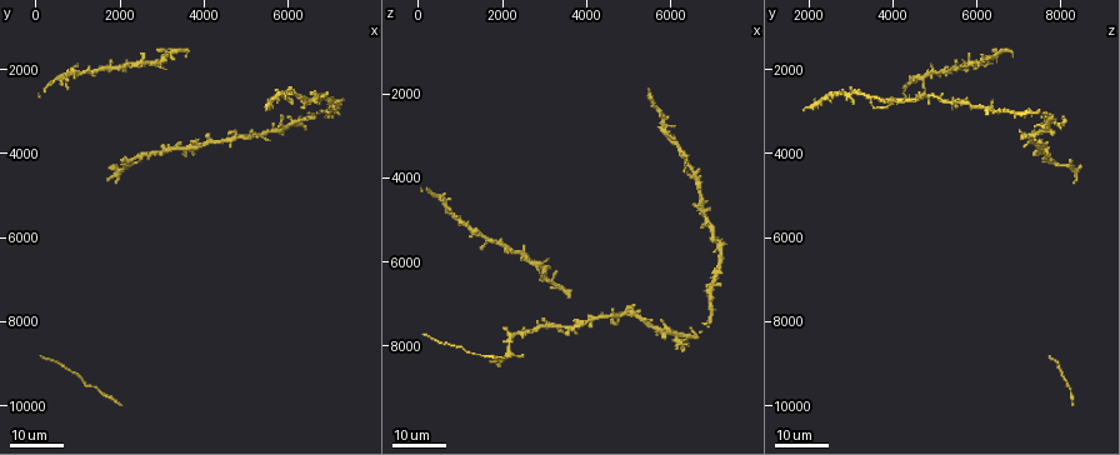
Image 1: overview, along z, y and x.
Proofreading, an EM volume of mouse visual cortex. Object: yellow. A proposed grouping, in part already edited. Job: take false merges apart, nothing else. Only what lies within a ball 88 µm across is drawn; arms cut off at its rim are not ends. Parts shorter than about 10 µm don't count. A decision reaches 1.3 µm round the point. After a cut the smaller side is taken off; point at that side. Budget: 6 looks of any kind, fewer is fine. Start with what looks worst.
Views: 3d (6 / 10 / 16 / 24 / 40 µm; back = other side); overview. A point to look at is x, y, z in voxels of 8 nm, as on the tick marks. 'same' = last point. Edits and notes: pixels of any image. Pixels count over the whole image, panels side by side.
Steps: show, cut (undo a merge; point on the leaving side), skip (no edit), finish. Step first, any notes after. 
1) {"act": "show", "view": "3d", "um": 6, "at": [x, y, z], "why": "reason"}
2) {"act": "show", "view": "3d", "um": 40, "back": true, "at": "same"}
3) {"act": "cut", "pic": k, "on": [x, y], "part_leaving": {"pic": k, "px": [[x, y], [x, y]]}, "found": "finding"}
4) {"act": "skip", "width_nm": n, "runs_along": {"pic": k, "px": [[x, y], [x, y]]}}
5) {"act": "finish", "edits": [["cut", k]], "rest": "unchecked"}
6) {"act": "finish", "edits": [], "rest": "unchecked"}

{"act": "show", "view": "3d", "um": 16, "at": [4150, 3650, 7350]}

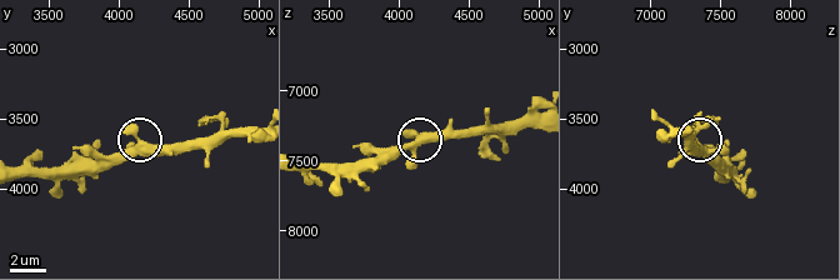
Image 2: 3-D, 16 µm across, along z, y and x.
{"act": "show", "view": "3d", "um": 6, "at": [4140, 3680, 7340]}

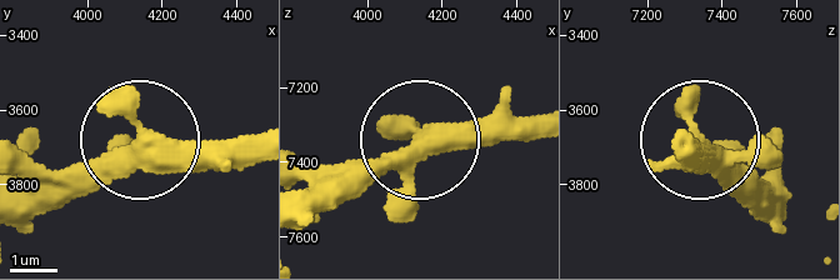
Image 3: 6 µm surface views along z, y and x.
{"act": "skip", "runs_along": {"pic": 3, "px": [[508, 139], [428, 139], [356, 163], [308, 163]]}, "found": "all the same neuron"}

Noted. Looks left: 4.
{"act": "show", "view": "3d", "um": 16, "at": [1950, 4650, 8350], "why": "calibre changes"}

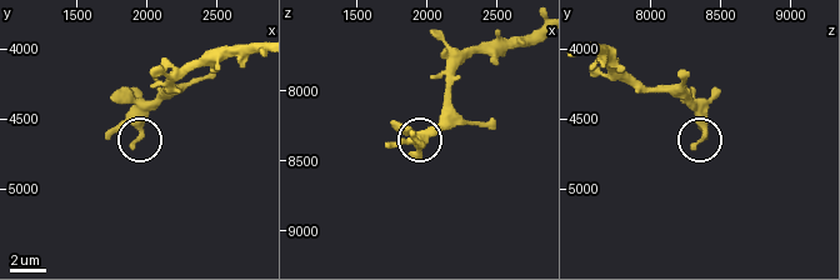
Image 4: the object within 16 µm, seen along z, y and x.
{"act": "show", "view": "3d", "um": 10, "at": [1960, 4620, 8360], "why": "zoom in"}

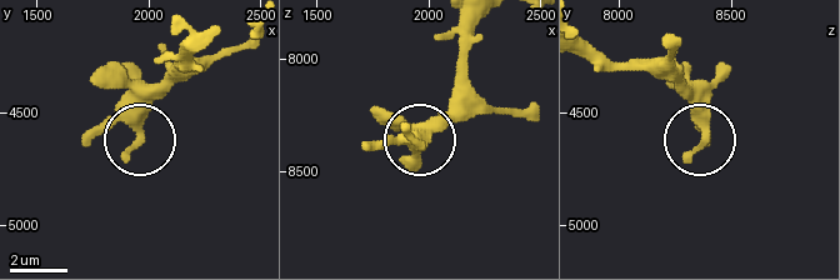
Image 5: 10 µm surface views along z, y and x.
{"act": "show", "view": "3d", "um": 6, "at": [1950, 4610, 8380]}

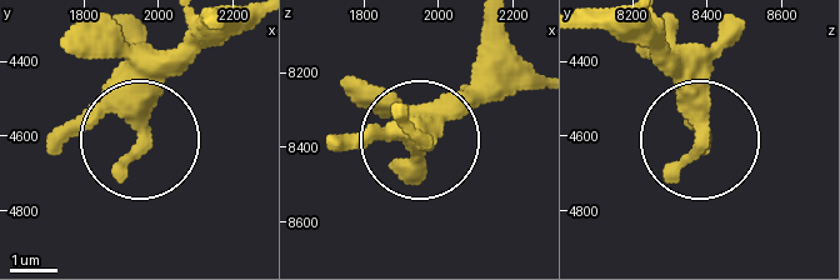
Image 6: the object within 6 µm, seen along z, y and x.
{"act": "skip", "runs_along": {"pic": 6, "px": [[505, 25], [493, 73], [421, 145], [329, 133]]}, "found": "one neuron here"}

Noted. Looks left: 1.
{"act": "finish", "edits": [], "rest": "unchecked"}

